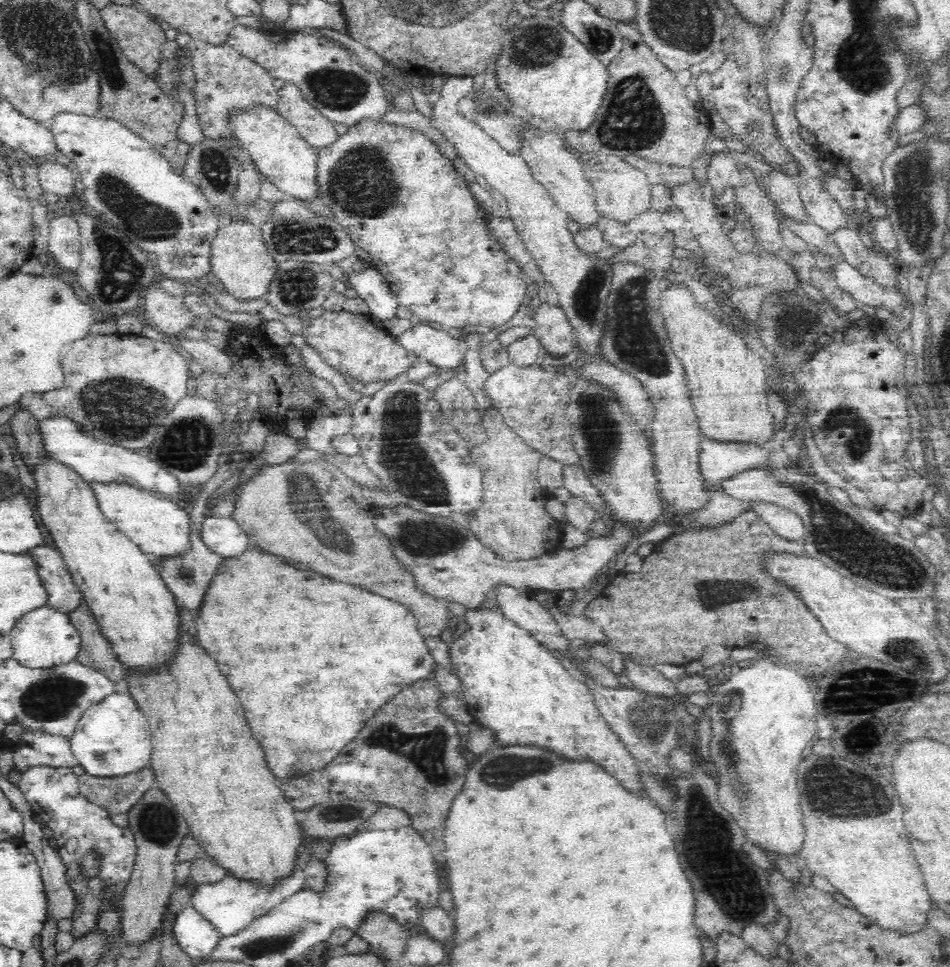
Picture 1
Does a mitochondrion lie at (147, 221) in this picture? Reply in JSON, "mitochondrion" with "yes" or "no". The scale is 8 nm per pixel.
{"mitochondrion":"yes"}

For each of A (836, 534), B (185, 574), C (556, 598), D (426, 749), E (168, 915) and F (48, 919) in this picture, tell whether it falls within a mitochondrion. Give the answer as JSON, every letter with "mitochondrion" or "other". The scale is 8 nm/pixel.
{"A":"mitochondrion","B":"mitochondrion","C":"other","D":"mitochondrion","E":"other","F":"other"}

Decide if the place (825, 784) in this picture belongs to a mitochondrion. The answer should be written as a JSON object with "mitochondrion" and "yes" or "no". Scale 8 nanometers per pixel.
{"mitochondrion":"yes"}

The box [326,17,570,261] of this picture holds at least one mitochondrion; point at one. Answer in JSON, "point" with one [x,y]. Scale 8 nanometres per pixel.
{"point":[542,47]}

